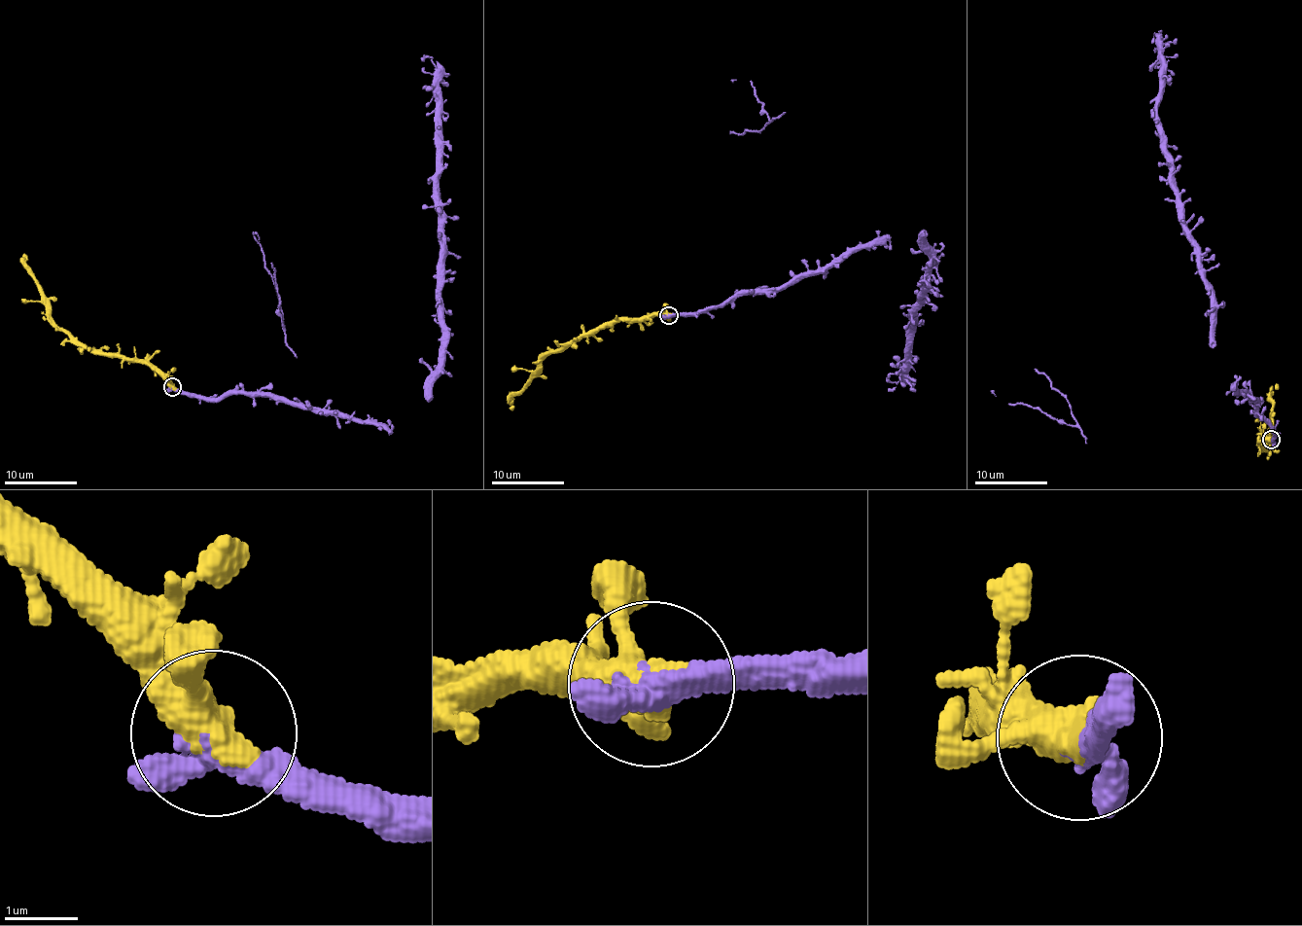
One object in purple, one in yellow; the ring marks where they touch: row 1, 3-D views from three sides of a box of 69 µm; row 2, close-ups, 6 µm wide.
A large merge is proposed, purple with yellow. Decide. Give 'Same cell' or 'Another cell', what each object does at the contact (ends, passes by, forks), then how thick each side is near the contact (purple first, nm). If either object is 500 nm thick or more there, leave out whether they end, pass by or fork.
Same cell. At the ring purple passes by. At the ring yellow passes by. Thickness 360 nm (purple) against 440 nm

